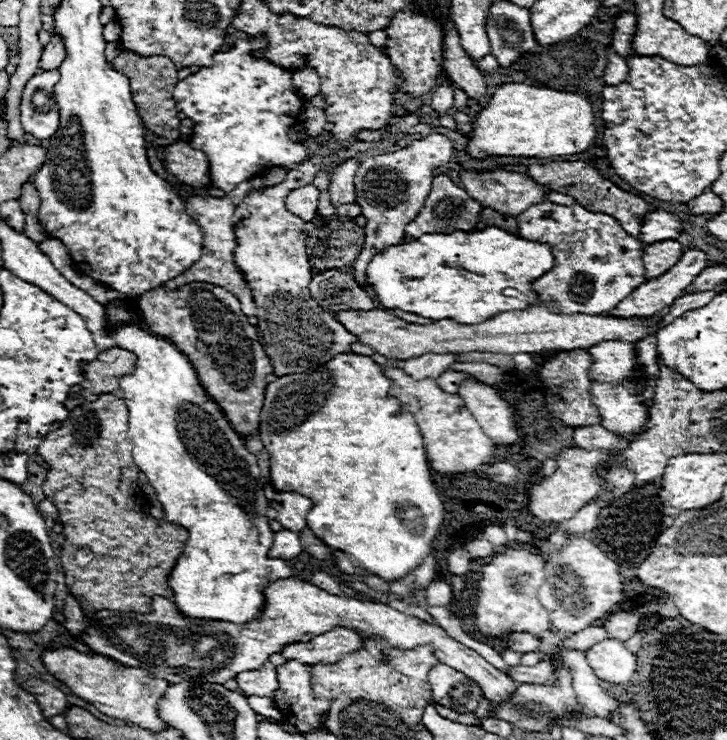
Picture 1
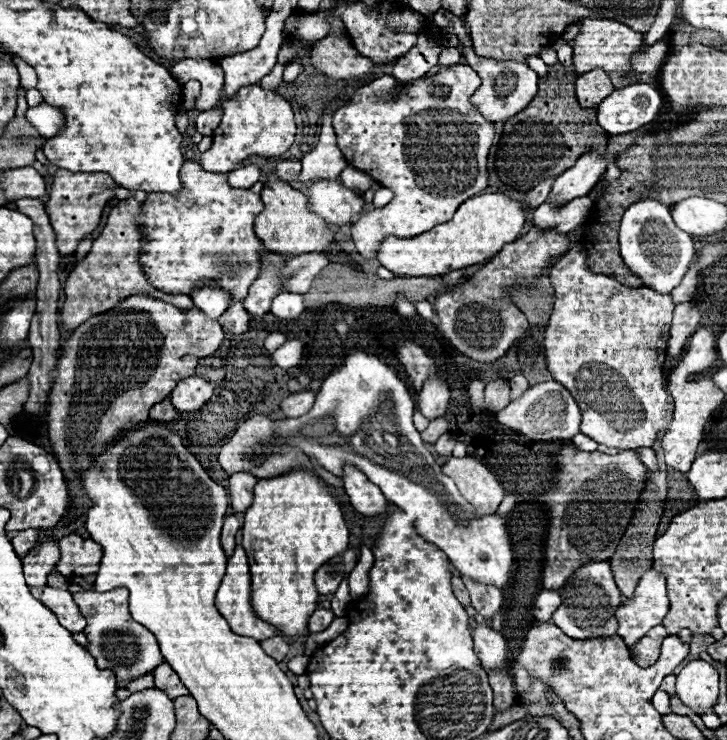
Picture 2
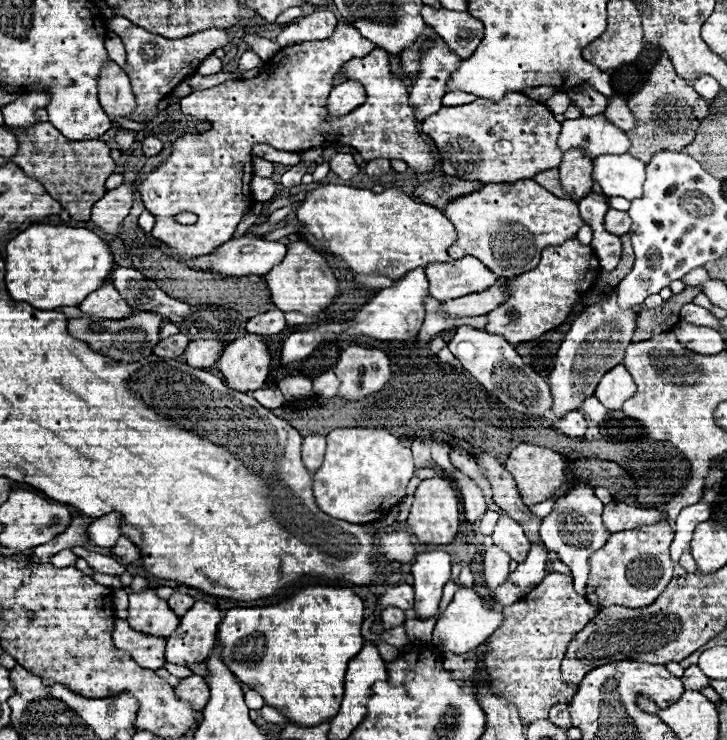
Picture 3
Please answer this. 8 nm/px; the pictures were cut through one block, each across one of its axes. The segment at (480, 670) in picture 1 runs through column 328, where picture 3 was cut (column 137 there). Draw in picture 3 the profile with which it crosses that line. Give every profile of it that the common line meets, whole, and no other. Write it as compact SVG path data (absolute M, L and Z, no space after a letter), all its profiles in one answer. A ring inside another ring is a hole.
M152 588L130 594L130 608L128 608L128 624L146 634L158 634L158 636L170 636L180 620L176 614L168 608L166 600L160 600Z

